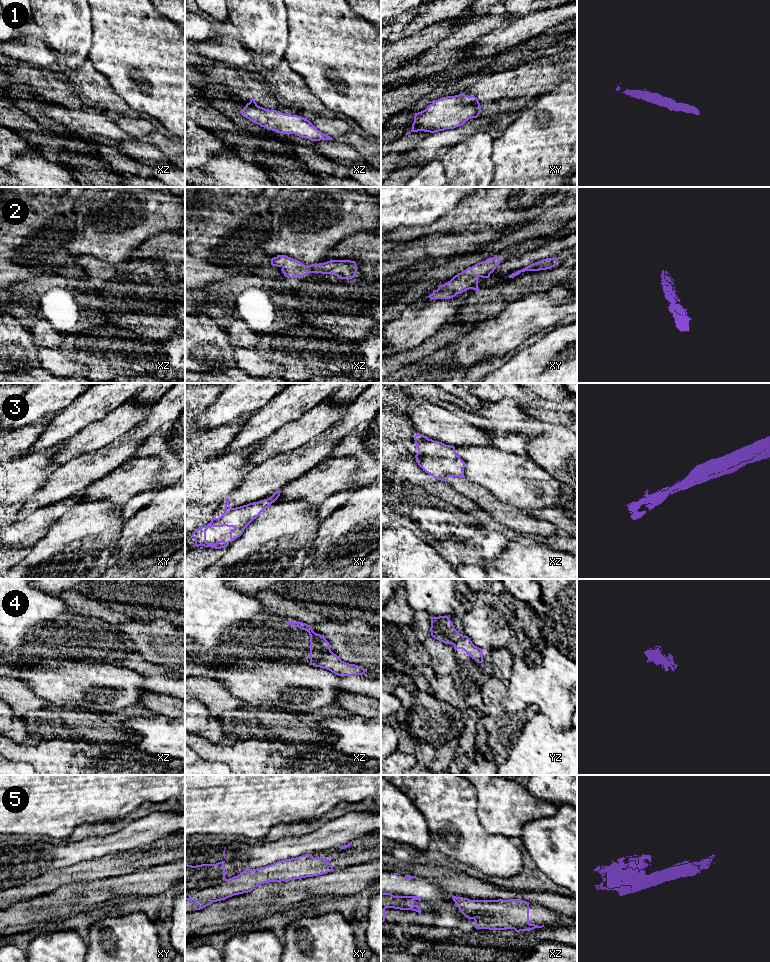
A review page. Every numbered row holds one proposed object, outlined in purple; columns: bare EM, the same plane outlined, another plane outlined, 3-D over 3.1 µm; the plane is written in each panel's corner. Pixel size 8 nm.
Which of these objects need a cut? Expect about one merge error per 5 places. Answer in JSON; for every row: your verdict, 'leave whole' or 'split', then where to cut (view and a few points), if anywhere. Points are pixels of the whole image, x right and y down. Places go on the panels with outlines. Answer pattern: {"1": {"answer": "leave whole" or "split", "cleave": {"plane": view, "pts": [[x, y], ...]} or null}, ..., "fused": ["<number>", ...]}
{"1": {"answer": "leave whole", "cleave": null}, "2": {"answer": "leave whole", "cleave": null}, "3": {"answer": "leave whole", "cleave": null}, "4": {"answer": "split", "cleave": {"plane": "xz", "pts": [[332, 652], [310, 663]]}}, "5": {"answer": "leave whole", "cleave": null}, "fused": ["4"]}

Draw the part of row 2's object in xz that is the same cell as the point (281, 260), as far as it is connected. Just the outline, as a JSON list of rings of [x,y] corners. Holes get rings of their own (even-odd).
[[[277,255],[271,259],[271,265],[281,267],[287,278],[302,278],[310,273],[332,274],[339,279],[352,279],[356,276],[357,265],[351,260],[330,260],[324,263],[305,266],[300,261],[286,255]]]

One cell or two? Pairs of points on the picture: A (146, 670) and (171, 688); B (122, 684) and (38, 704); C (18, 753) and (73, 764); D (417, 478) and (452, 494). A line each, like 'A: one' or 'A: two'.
A: one
B: two
C: one
D: one

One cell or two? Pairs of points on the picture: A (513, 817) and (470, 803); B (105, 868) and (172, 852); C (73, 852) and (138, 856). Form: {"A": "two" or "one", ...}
{"A": "two", "B": "one", "C": "two"}

